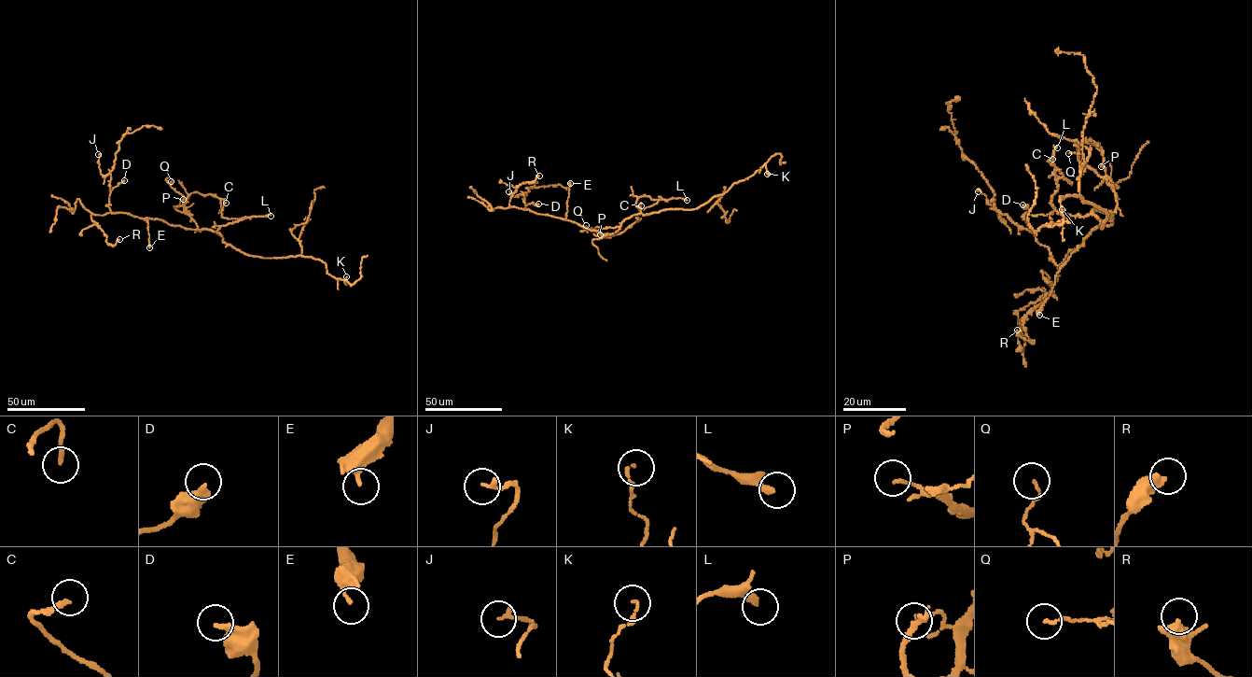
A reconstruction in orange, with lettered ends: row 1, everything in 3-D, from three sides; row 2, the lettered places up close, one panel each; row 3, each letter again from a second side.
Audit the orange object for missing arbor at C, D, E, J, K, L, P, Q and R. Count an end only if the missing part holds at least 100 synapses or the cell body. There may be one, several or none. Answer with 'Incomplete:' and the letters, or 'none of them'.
Incomplete: none of them

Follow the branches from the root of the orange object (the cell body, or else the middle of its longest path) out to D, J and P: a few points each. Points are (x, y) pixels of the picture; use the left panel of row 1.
D: (201, 230), (111, 212), (108, 206), (110, 191), (124, 180)
J: (201, 230), (111, 212), (108, 206), (110, 175), (104, 176), (101, 173), (98, 154)
P: (201, 230), (184, 210), (186, 200), (183, 199)

